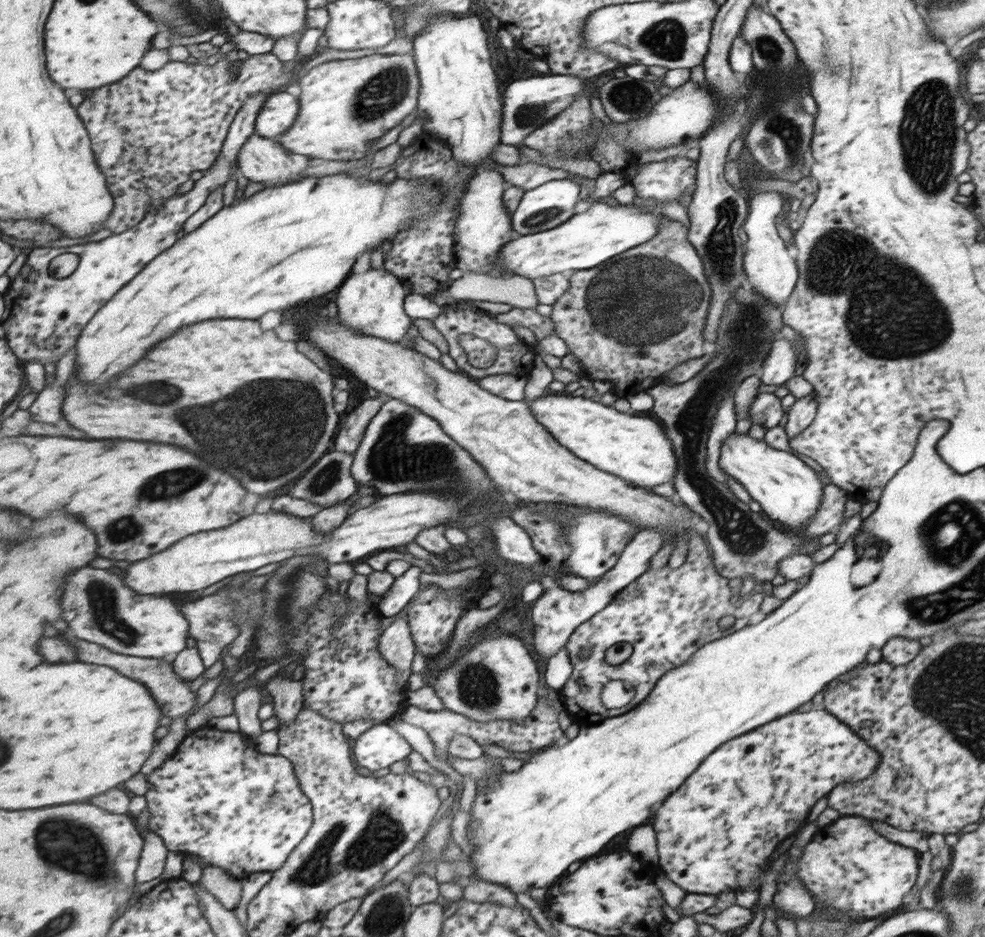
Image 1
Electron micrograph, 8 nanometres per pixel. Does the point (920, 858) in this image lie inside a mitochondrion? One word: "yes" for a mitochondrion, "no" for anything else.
no

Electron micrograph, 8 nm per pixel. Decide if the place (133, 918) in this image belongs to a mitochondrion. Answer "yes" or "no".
no

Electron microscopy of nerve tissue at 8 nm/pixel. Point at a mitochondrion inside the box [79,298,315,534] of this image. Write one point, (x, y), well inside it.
(170, 484)

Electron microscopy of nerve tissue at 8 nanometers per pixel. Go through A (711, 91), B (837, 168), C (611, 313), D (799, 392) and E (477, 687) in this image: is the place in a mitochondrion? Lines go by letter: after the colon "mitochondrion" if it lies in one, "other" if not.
A: other
B: other
C: mitochondrion
D: other
E: mitochondrion

